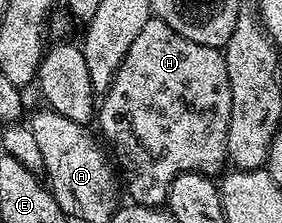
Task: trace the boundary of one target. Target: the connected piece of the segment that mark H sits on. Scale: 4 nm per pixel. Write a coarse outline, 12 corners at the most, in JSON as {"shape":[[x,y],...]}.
{"shape":[[148,19],[99,100],[123,190],[229,162],[223,50]]}

